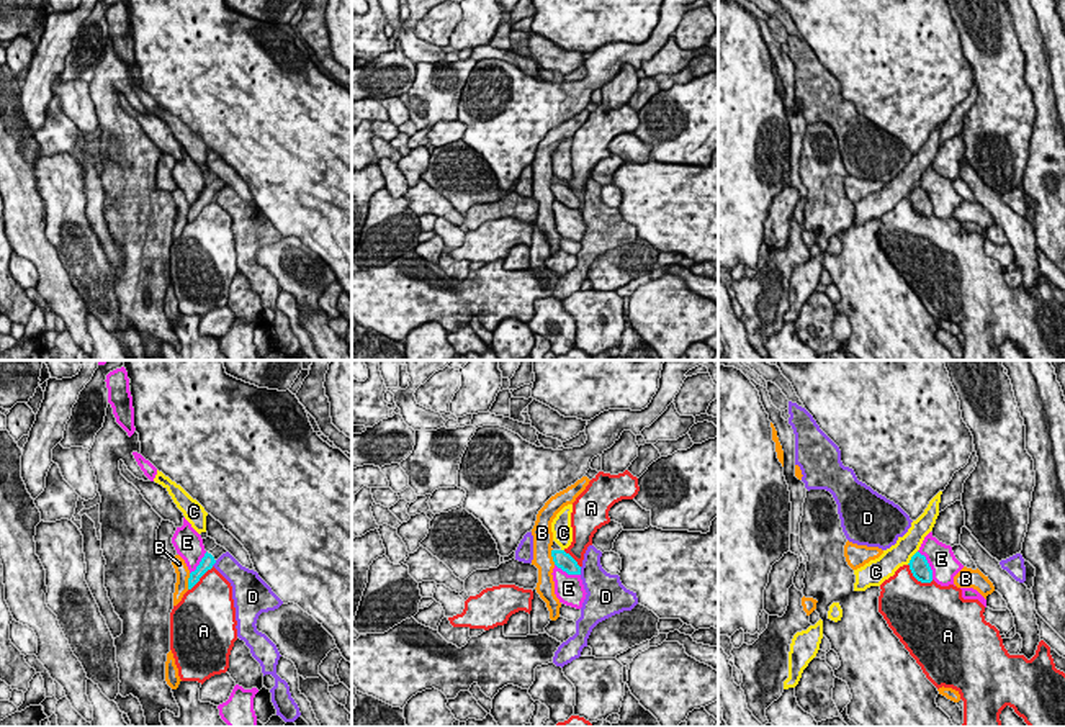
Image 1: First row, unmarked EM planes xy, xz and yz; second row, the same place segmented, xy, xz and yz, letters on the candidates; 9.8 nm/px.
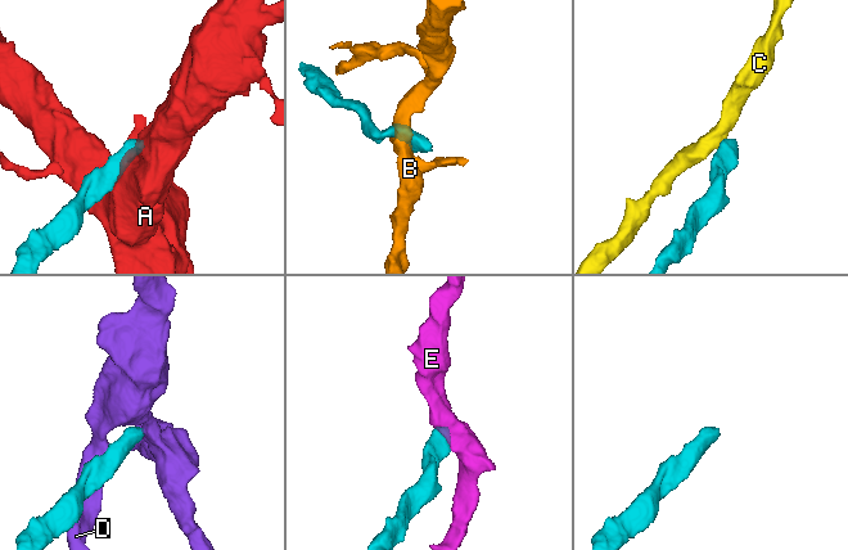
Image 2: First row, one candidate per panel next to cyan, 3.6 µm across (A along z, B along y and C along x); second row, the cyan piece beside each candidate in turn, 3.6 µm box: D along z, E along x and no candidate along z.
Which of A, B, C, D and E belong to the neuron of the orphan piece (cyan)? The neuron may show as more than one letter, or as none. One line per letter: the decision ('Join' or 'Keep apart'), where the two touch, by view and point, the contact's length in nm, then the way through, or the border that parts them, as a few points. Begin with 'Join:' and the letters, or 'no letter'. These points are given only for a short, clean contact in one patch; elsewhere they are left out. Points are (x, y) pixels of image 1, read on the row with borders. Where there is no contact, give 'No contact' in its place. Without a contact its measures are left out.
Join: no letter
A: Keep apart. Touches cyan at yz (918, 580). Shared border 300 nm
B: Keep apart. Touches cyan at xy (188, 582). Shared border 160 nm
C: Keep apart. Touches cyan at yz (912, 557). Shared border 180 nm. Boundary: yz (916, 550), (907, 564)
D: Keep apart. Touches cyan at xz (579, 570). Shared border 80 nm
E: Keep apart. Touches cyan at yz (928, 565). Shared border 320 nm. Boundary: yz (918, 550), (925, 557), (933, 578)

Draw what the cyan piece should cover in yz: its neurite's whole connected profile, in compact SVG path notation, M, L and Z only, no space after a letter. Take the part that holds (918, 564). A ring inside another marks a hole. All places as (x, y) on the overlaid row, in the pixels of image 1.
M916 552L911 560L910 560L910 570L913 573L913 576L921 581L921 583L931 583L932 581L932 570L926 560L924 555L921 555L919 552Z

